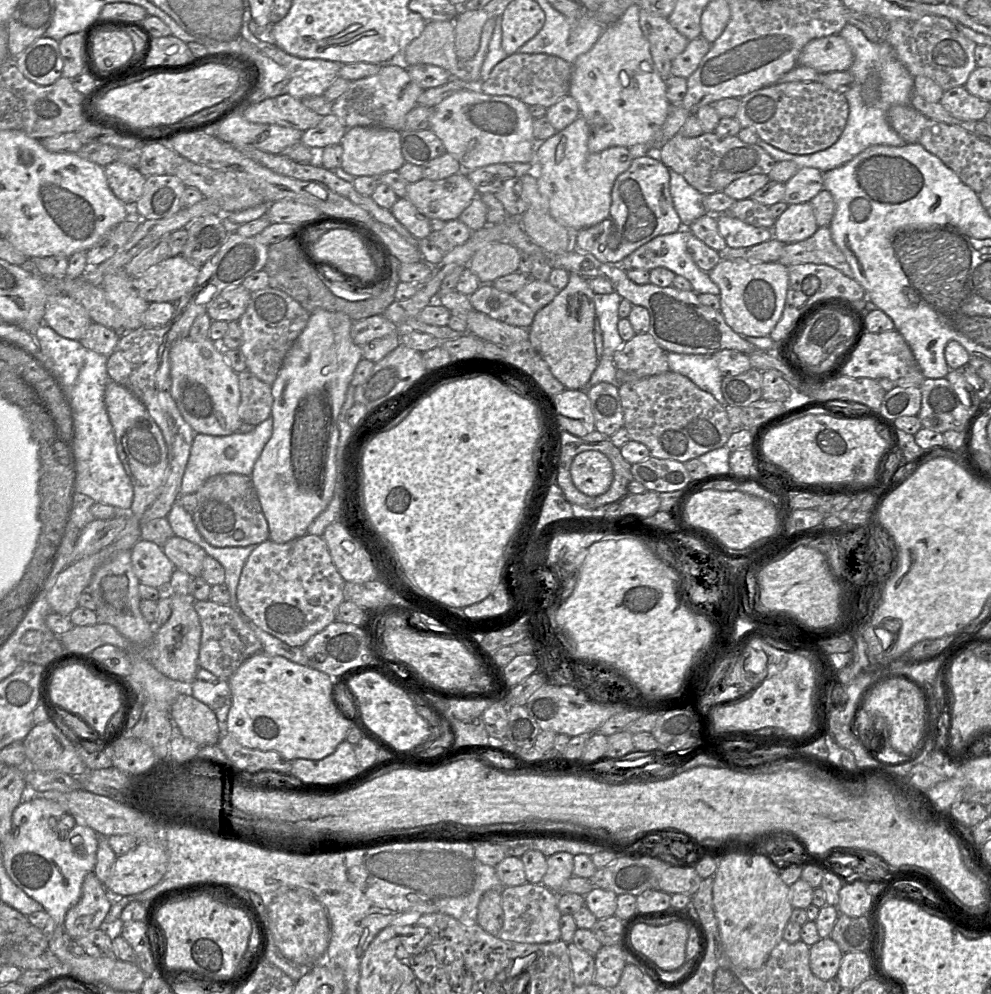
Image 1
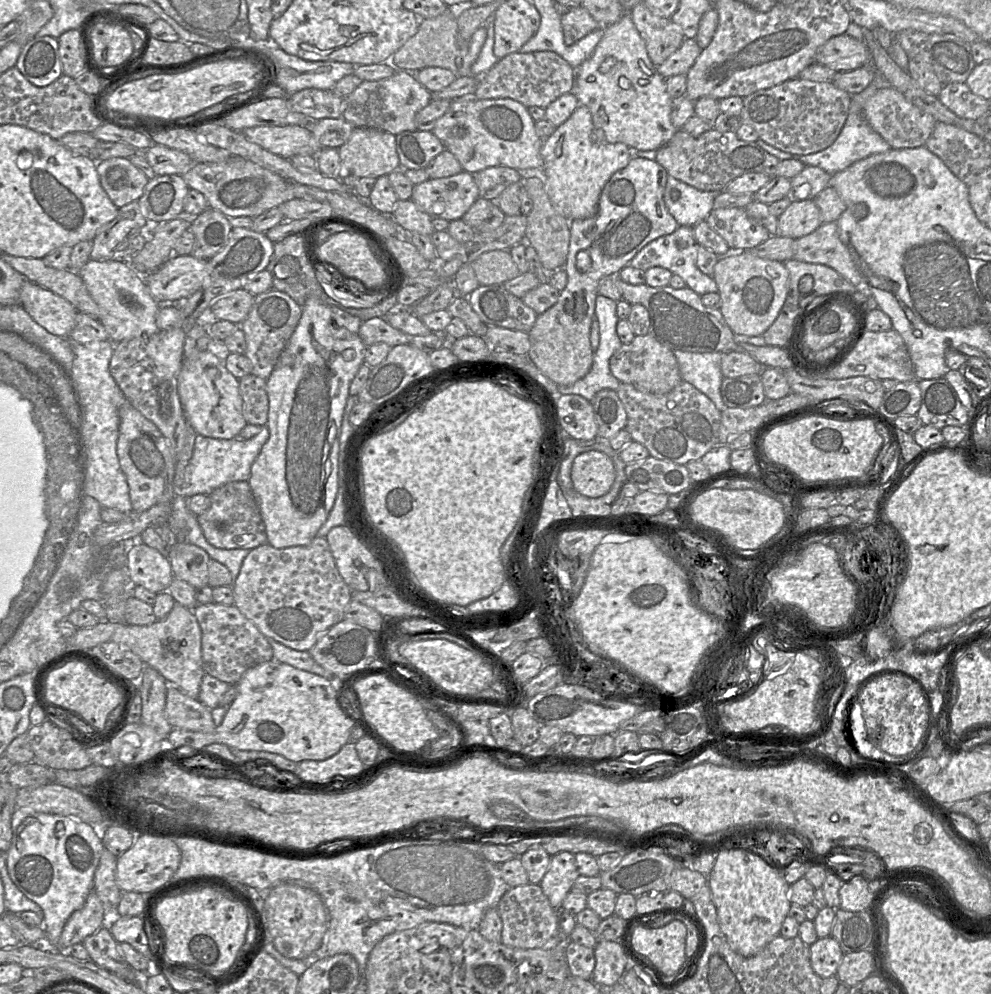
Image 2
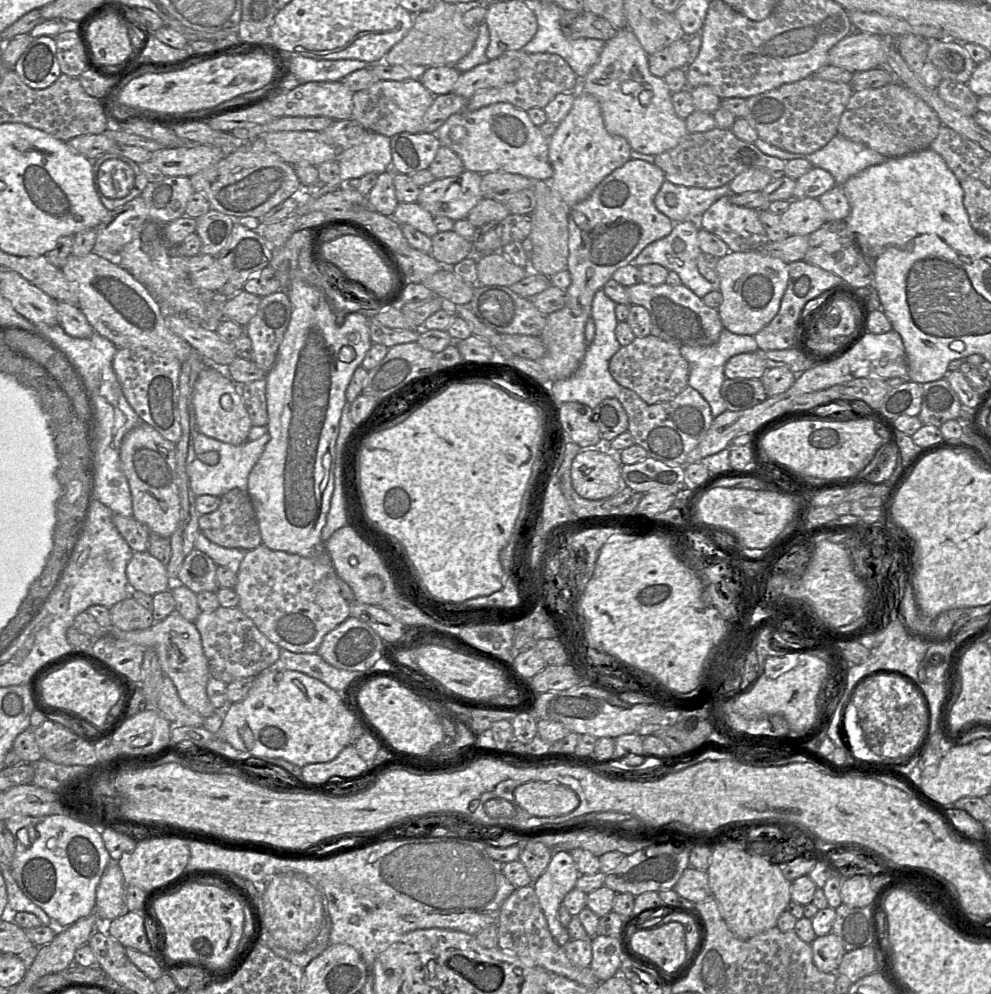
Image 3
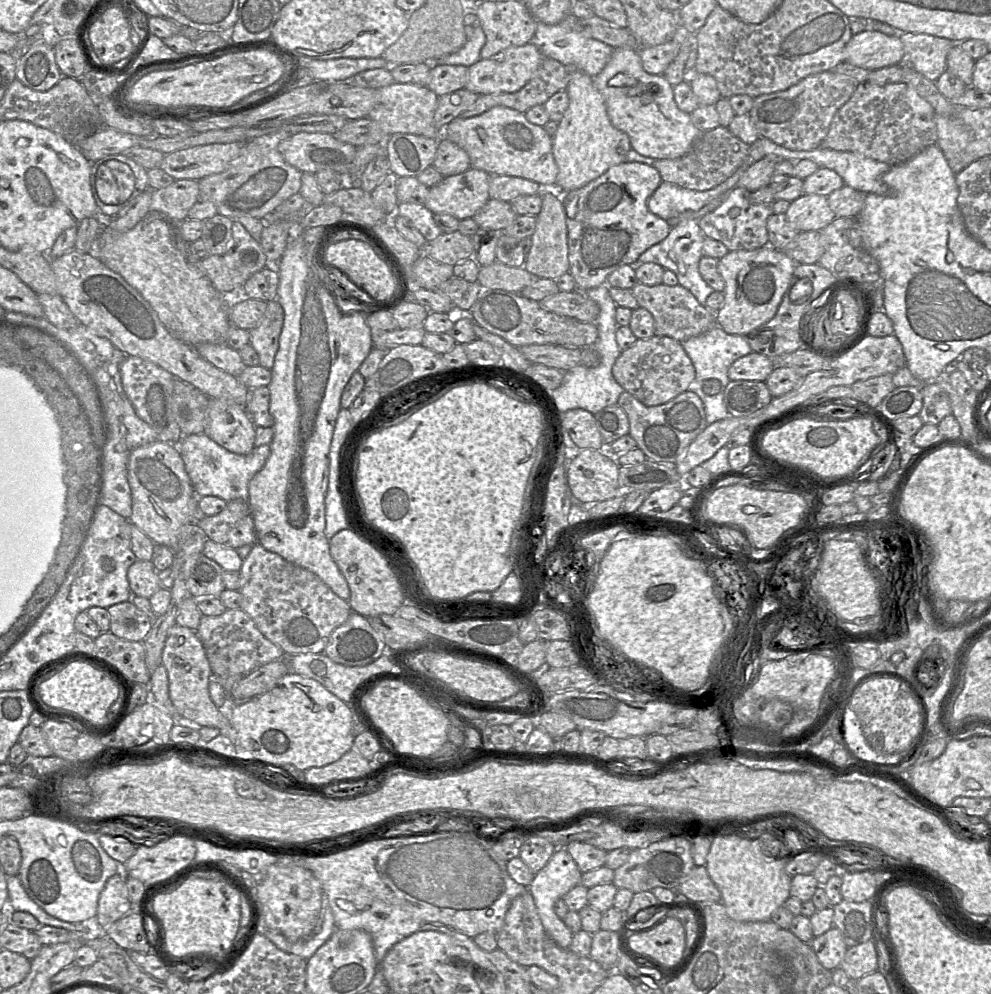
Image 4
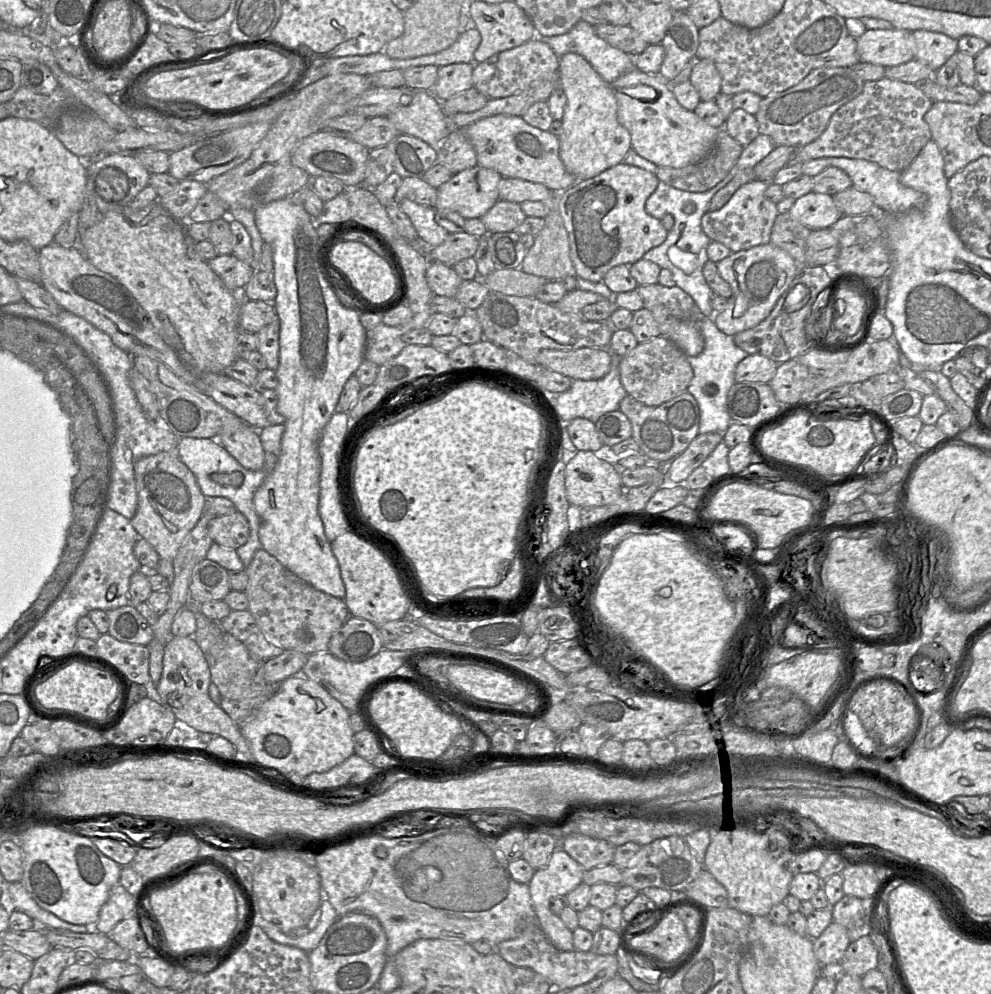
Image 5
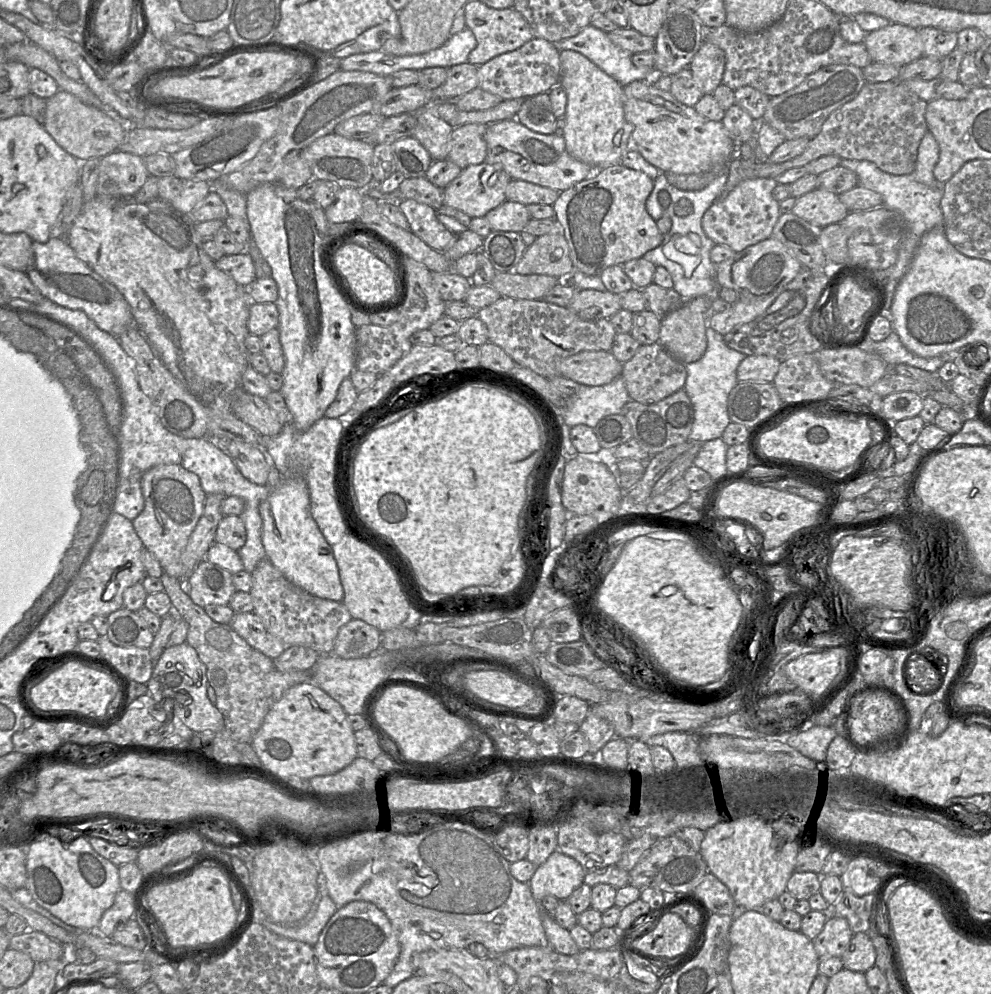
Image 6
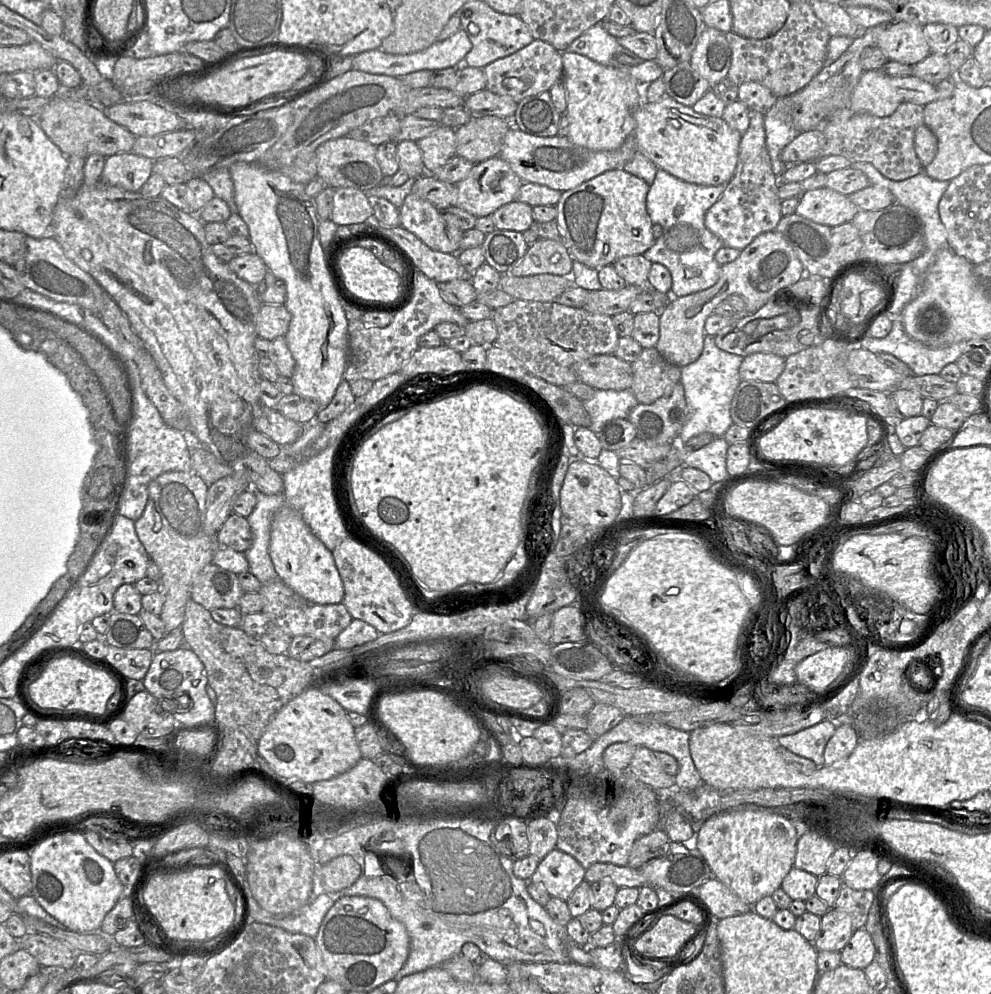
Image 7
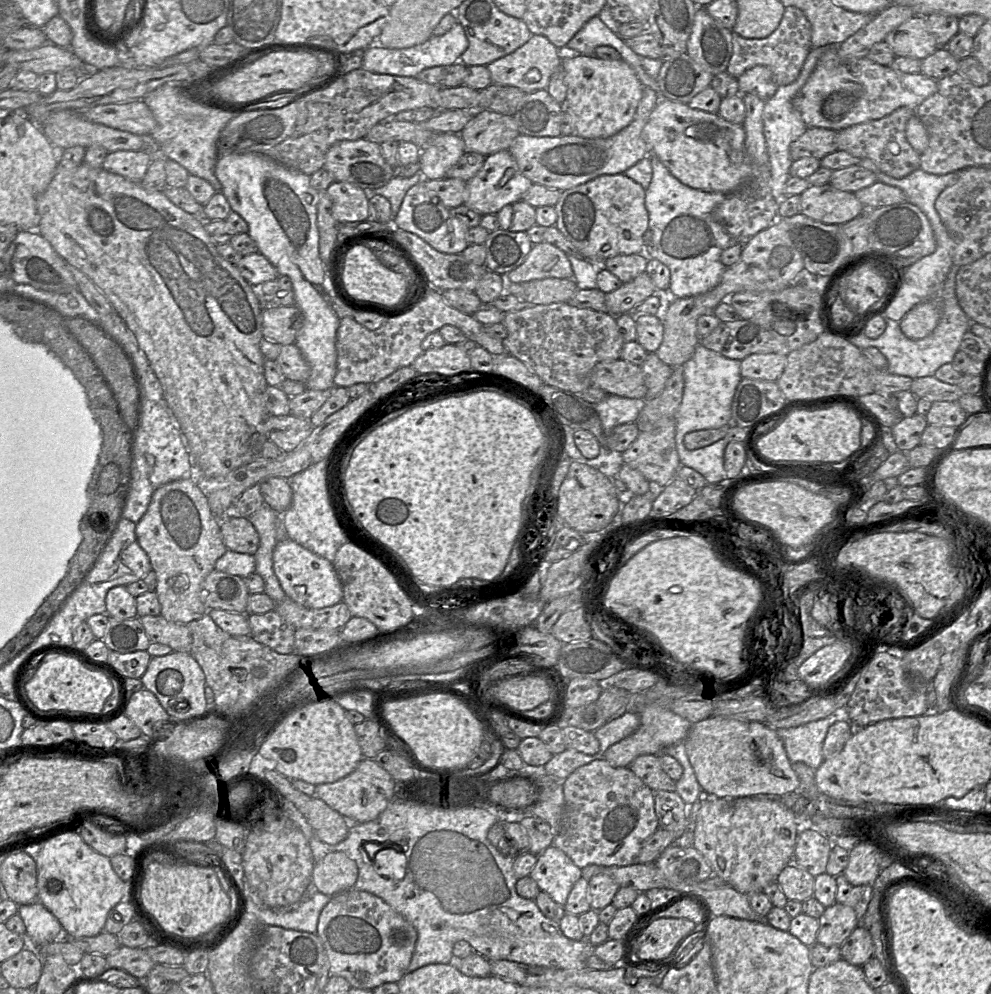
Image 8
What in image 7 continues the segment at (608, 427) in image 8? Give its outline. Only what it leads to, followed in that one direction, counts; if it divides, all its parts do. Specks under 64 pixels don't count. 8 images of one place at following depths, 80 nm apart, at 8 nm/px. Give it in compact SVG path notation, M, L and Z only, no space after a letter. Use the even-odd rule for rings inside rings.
M630 389L595 390L590 399L582 402L590 416L589 429L596 434L611 420L627 419L630 411L638 405L638 401Z

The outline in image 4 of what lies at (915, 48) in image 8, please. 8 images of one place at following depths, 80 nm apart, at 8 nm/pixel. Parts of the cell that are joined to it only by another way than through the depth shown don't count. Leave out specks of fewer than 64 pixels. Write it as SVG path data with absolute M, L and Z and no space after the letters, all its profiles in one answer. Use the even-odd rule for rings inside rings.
M865 30L852 35L844 49L844 62L868 71L905 63L905 52L898 34Z

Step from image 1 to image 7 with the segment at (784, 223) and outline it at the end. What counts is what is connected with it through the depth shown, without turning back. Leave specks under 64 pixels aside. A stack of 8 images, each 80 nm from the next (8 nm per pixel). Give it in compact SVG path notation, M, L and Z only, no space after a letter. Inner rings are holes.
M822 187L802 193L796 214L832 228L851 222L858 211L848 196Z

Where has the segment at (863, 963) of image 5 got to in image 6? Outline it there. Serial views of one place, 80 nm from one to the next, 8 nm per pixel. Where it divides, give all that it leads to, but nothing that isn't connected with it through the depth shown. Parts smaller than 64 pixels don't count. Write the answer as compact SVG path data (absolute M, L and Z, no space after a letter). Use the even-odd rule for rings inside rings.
M853 934L841 960L845 969L856 972L865 973L875 966L876 950L868 934Z

